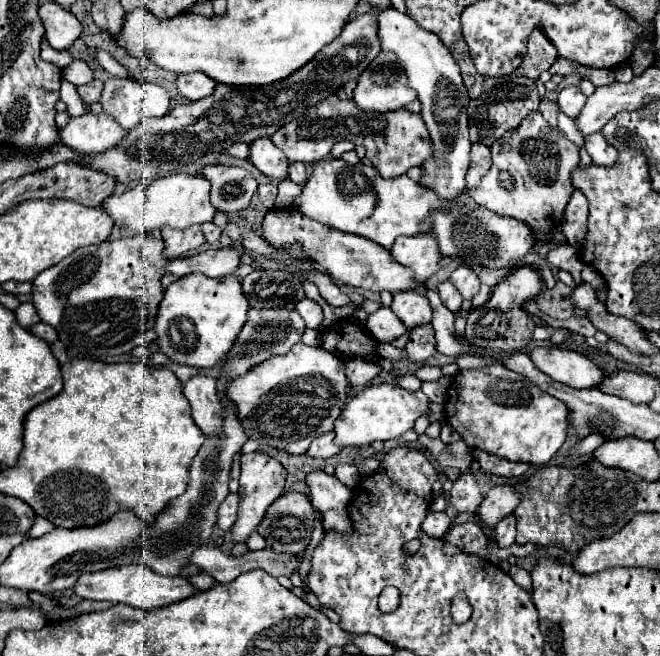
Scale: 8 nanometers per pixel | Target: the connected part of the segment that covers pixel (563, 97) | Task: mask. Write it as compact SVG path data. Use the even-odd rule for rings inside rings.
M568 86L568 88L560 90L560 94L558 94L558 106L560 106L560 110L566 116L570 116L572 120L576 118L576 114L582 112L584 104L586 104L586 96L582 94L582 90L578 86Z

